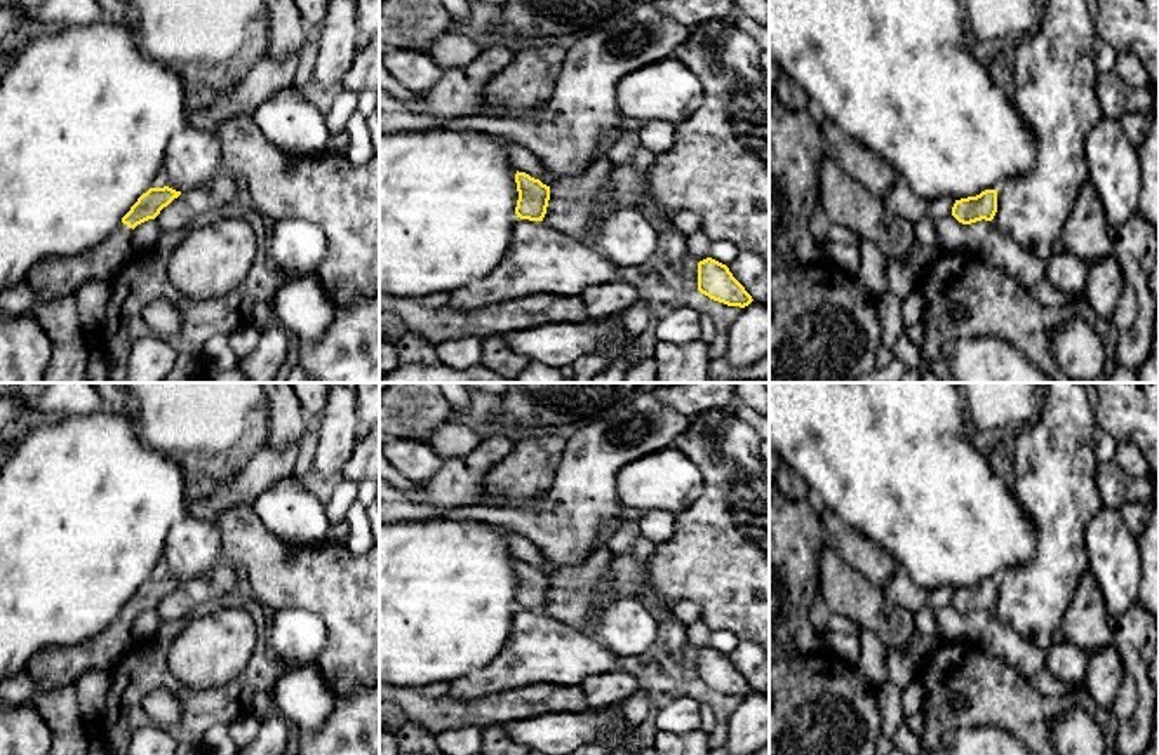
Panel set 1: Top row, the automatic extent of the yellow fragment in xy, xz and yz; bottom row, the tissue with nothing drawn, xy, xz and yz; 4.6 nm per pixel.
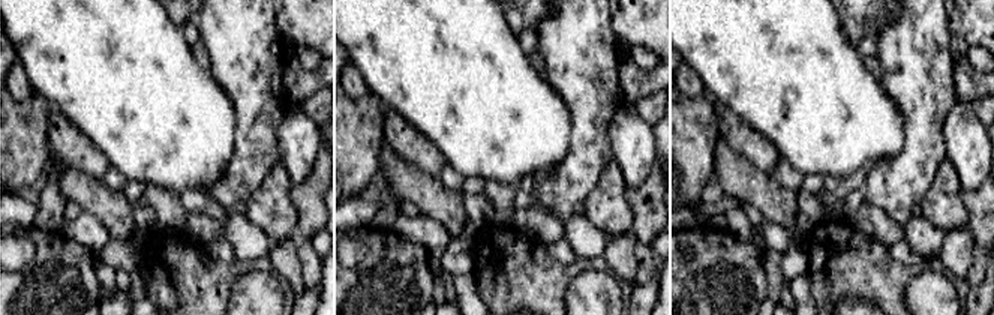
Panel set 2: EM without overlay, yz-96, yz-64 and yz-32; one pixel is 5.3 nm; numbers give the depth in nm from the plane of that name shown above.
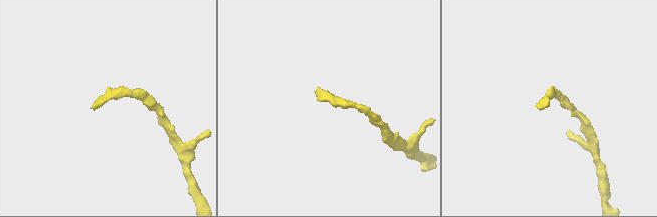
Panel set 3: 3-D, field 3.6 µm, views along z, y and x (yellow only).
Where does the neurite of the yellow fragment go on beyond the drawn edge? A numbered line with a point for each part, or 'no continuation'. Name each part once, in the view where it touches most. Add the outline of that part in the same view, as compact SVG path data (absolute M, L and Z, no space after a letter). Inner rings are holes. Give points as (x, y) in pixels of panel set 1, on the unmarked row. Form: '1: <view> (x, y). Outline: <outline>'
1: xy (54, 667). Outline: M120 612L104 630L85 642L37 652L28 661L24 673L38 691L73 685L89 668L111 671L132 644L132 618Z

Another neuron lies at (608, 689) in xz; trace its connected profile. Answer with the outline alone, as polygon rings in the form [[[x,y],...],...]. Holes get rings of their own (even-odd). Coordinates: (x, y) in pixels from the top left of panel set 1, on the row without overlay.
[[[621,670],[597,673],[581,682],[586,703],[593,710],[623,705],[639,685],[635,675]]]

